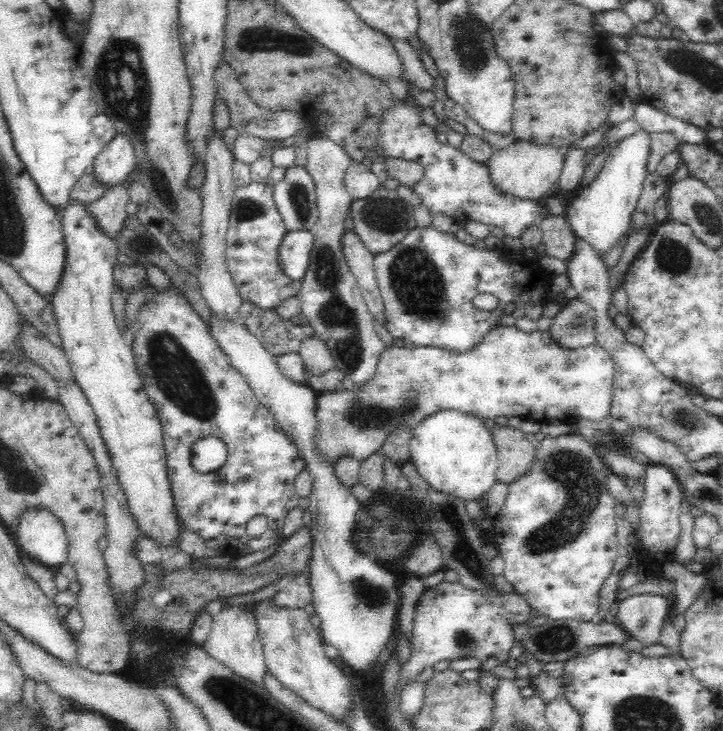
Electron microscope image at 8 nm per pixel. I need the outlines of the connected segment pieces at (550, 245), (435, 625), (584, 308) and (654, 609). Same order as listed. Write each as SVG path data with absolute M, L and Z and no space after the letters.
M549 214L538 222L543 230L543 242L546 243L544 256L560 259L568 263L575 254L576 235L564 220L563 215Z
M444 581L427 587L416 606L411 653L399 670L398 688L402 690L424 668L430 668L440 660L476 658L482 663L495 658L506 663L514 643L514 626L527 622L530 612L531 606L525 598L518 593L504 592L502 588L492 594L482 594L479 590L464 587L460 581Z
M580 299L565 301L548 331L550 337L564 348L575 349L596 343L594 311Z
M644 593L632 595L615 602L617 623L630 639L639 640L643 646L658 644L662 624L671 611L672 602L663 595Z

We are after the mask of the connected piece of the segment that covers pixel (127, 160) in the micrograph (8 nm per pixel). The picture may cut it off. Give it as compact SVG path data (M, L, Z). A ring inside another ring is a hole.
M116 134L94 159L93 175L105 188L124 182L135 170L134 147L123 134Z

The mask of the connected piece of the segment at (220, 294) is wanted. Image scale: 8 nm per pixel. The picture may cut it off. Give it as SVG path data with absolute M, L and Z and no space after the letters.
M213 130L205 140L203 160L206 165L205 181L200 187L202 191L202 238L198 240L201 268L196 274L200 282L201 294L209 306L221 320L240 322L240 305L243 303L234 287L234 280L226 265L226 231L231 211L233 192L237 187L232 174L232 154L224 141L224 135Z

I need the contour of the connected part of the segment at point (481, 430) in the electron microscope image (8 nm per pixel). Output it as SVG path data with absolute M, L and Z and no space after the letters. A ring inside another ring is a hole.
M440 410L430 414L415 426L412 431L412 438L409 442L410 461L416 467L419 475L434 490L451 494L460 500L482 501L484 494L489 488L494 486L497 478L497 450L494 444L491 430L488 429L483 419L464 414L454 410Z

